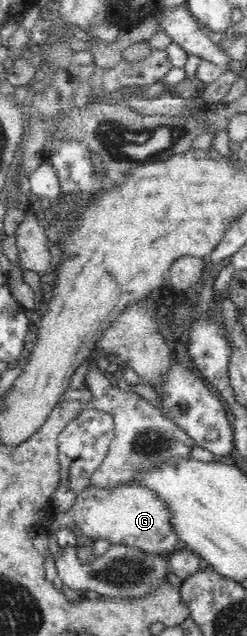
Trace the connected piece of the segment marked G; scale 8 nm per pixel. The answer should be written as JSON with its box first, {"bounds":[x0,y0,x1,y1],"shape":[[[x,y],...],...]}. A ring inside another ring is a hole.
{"bounds":[46,480,178,555],"shape":[[[137,480],[109,489],[90,485],[77,494],[74,506],[70,510],[55,514],[46,528],[57,533],[61,528],[71,528],[74,525],[81,529],[89,543],[98,537],[104,537],[110,544],[125,543],[149,553],[170,555],[175,552],[178,541],[168,505],[156,495],[156,491],[142,487],[137,484]]]}

